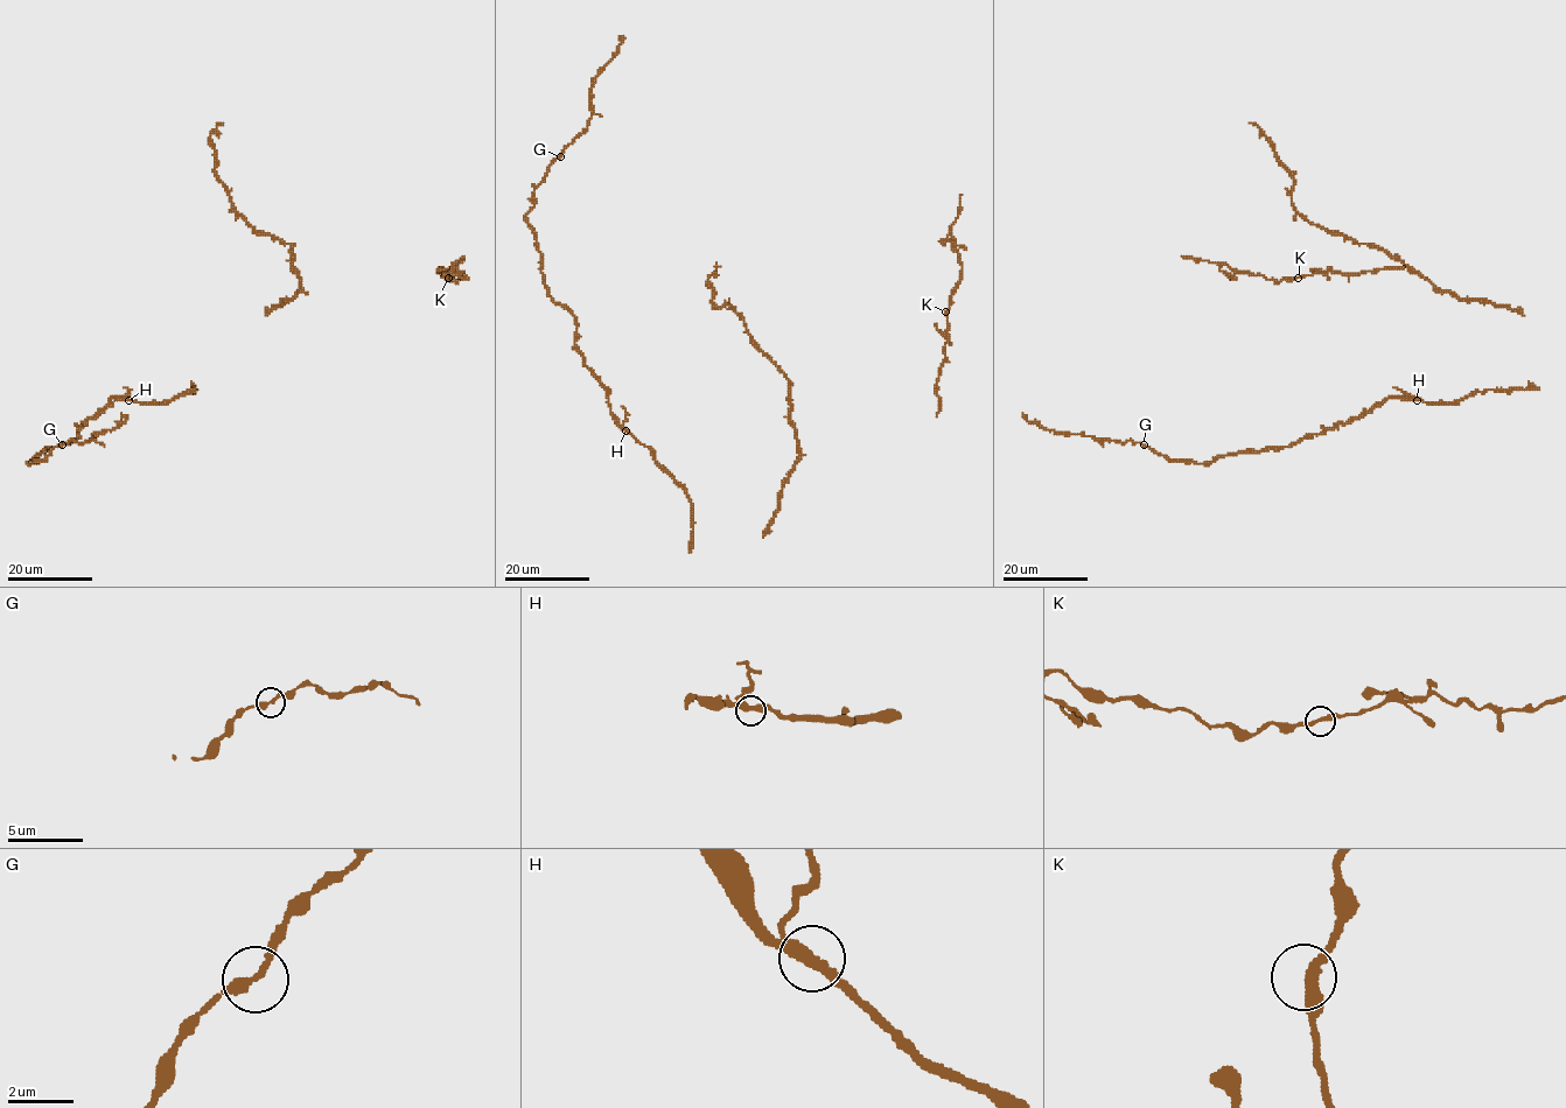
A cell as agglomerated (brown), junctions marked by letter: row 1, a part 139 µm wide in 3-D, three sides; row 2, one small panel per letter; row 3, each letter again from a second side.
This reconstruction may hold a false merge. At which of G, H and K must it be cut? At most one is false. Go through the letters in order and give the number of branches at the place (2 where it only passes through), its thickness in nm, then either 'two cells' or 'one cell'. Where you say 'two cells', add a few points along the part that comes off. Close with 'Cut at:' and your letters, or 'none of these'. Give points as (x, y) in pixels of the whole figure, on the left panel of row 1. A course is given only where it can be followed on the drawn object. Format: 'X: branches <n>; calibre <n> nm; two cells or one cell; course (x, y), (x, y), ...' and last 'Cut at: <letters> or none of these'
G: branches 2; calibre 280 nm; one cell
H: branches 2; calibre 280 nm; one cell
K: branches 2; calibre 300 nm; one cell
Cut at: none of these

